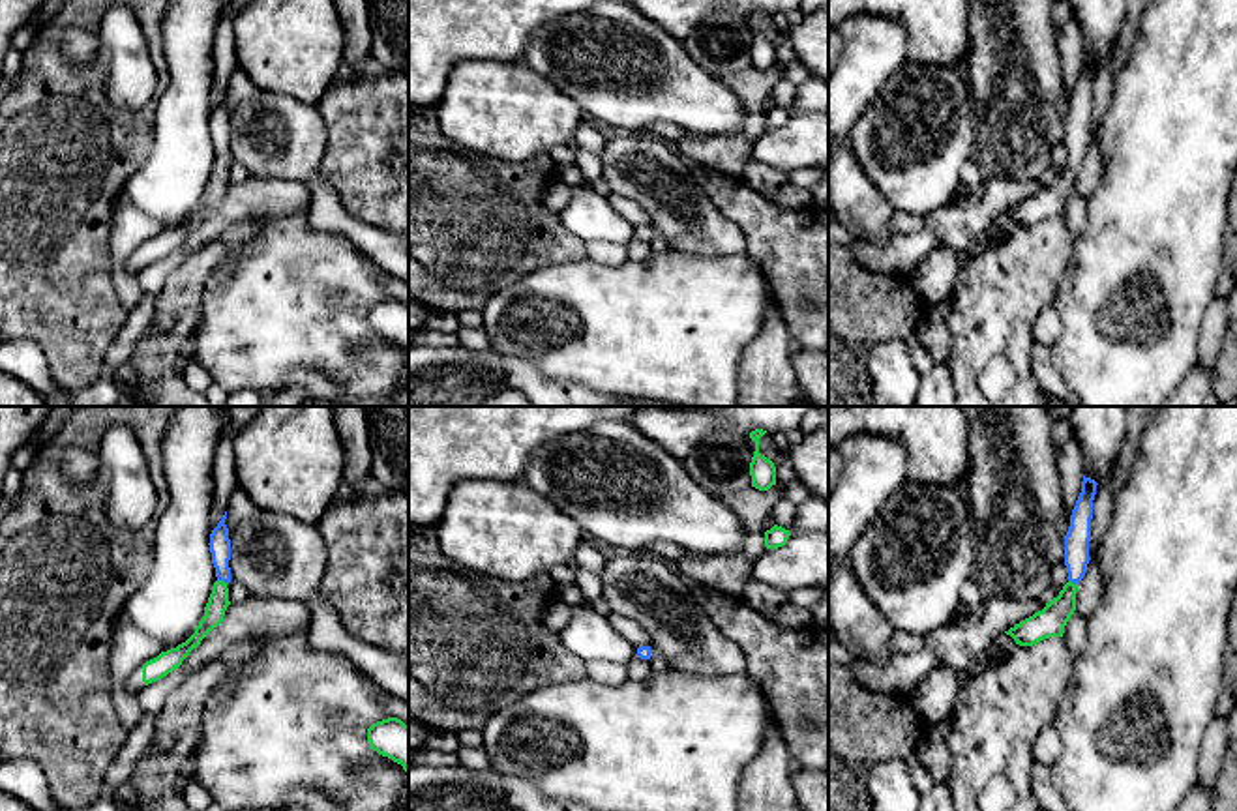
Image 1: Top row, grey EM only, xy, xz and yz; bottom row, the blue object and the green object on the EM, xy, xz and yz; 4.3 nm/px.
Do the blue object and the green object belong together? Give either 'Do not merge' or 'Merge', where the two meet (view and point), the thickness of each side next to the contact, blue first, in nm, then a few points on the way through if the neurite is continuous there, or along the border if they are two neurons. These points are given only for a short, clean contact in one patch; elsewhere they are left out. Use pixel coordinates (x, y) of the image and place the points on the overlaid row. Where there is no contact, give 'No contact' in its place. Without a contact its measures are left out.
Merge. Touches blue at xy (222, 579). Thickness 100 nm (blue) against 90 nm. Path across: xy (220, 545), (222, 579), (218, 602)

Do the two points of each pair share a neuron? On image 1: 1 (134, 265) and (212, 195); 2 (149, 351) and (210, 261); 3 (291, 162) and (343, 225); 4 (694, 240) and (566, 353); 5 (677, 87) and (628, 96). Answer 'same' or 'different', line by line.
1: same
2: same
3: same
4: different
5: same

